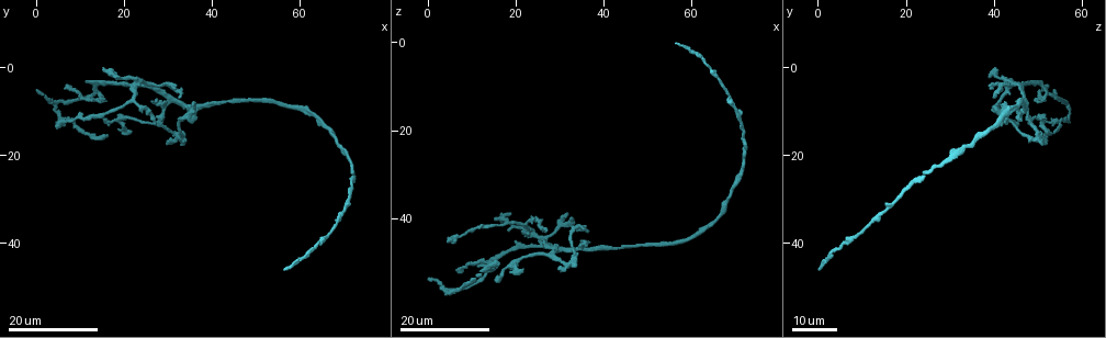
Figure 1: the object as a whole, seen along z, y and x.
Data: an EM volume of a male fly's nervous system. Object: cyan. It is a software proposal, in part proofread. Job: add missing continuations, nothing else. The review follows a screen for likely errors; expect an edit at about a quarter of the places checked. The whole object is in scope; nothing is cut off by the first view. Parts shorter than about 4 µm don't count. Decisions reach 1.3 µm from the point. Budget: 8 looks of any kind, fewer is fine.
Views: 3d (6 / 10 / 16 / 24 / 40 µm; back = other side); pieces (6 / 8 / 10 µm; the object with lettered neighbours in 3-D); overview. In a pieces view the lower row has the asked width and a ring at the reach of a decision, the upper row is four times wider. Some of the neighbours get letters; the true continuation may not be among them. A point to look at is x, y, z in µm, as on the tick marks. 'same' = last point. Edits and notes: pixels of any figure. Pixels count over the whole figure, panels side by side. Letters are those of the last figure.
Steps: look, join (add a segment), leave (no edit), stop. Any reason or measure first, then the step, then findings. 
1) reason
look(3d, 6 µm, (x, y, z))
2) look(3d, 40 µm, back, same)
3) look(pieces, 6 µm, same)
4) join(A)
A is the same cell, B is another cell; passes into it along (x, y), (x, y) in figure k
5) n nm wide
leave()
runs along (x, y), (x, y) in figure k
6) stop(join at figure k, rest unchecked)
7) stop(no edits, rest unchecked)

free end
look(3d, 24 µm, (15.0, 0.5, 40.0))

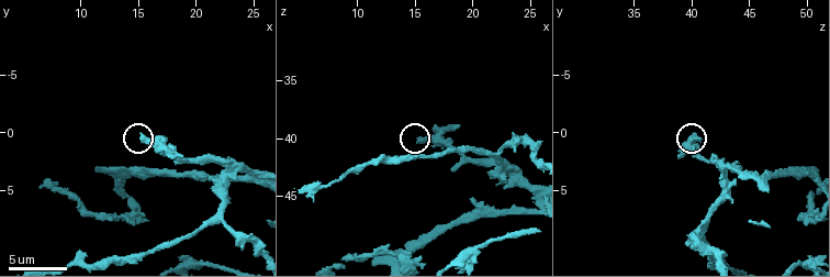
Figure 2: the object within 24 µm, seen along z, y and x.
see the neighbours
look(pieces, 10 µm, (15.2, 0.2, 40.4))

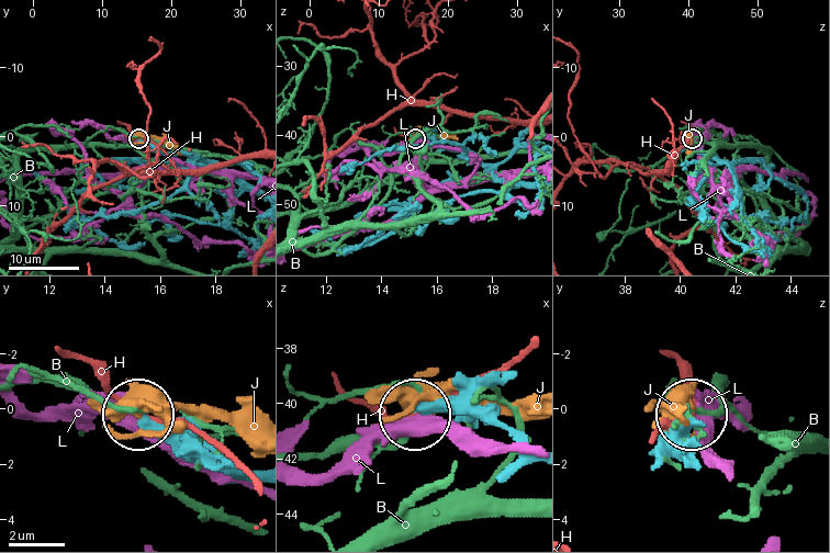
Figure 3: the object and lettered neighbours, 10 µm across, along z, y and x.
leave()
B, H, J and L are other cells; none of them fits

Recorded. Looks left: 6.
free end
look(3d, 24 µm, (27.0, 13.0, 42.5))

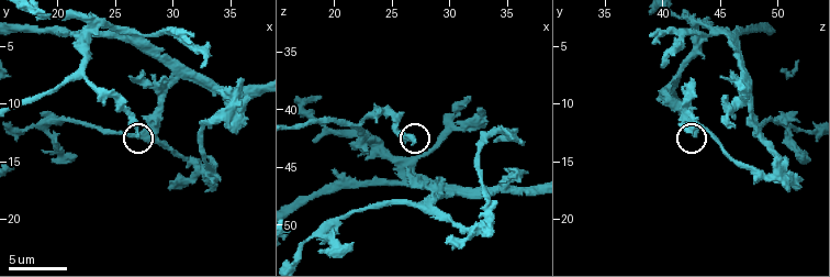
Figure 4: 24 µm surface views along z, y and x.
what lies round it
look(pieces, 10 µm, (27.2, 12.8, 42.6))

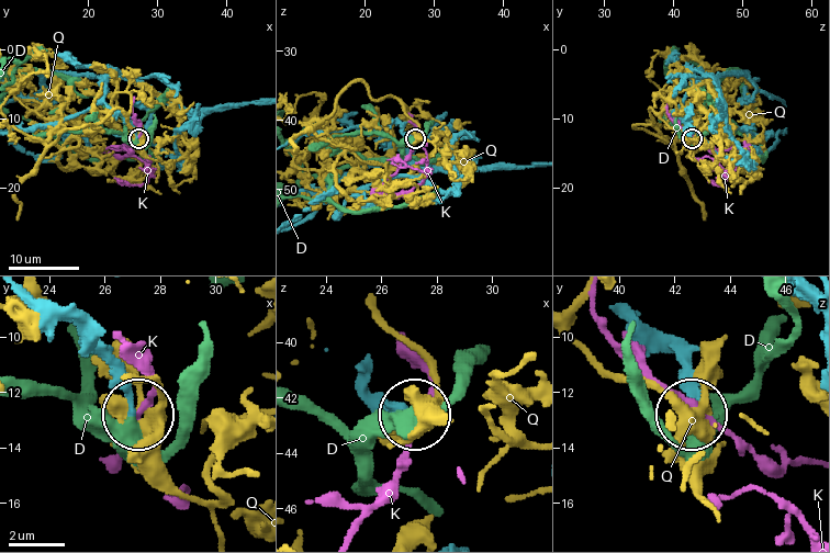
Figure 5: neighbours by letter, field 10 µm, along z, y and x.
leave()
D, K and Q are other cells; none of them fits

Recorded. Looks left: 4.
branch stops here
look(pieces, 8 µm, (18.4, 2.6, 42.6))

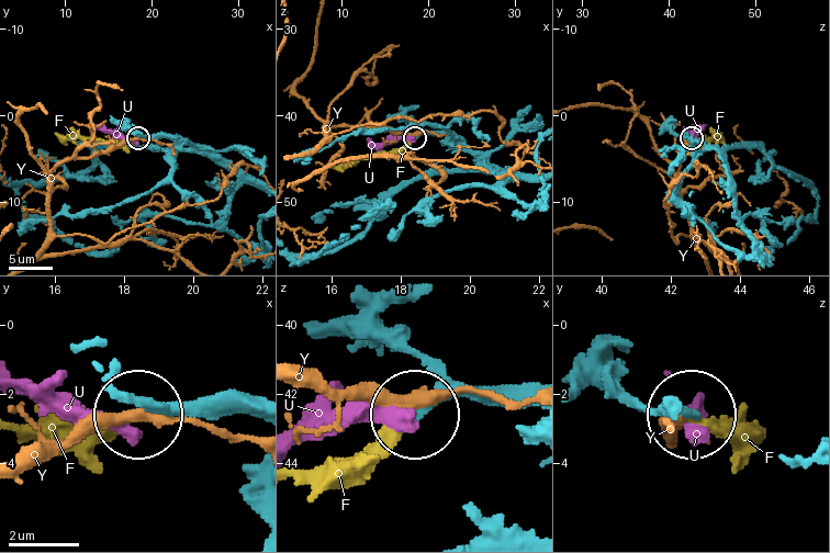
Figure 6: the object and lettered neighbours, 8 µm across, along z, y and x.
240 nm wide
join(F)
F is the same cell, U and Y are other cells; it goes on there

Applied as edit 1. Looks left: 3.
look(overview)

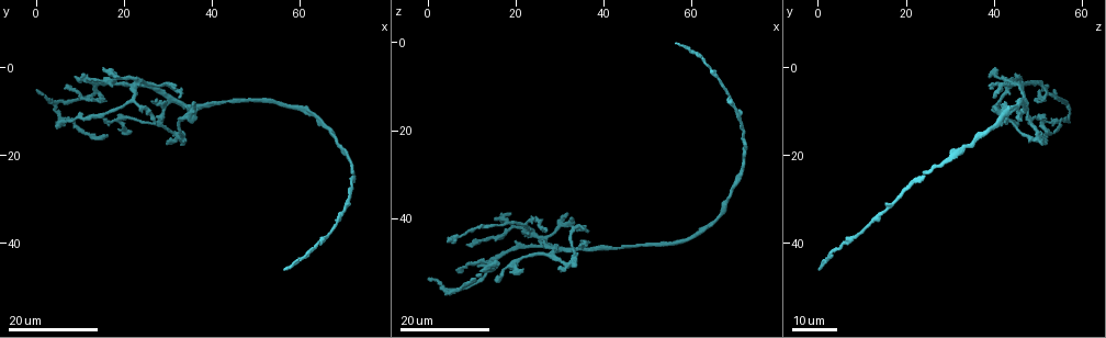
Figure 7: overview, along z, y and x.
branch stops here
look(3d, 24 µm, (11.0, 3.5, 51.0))

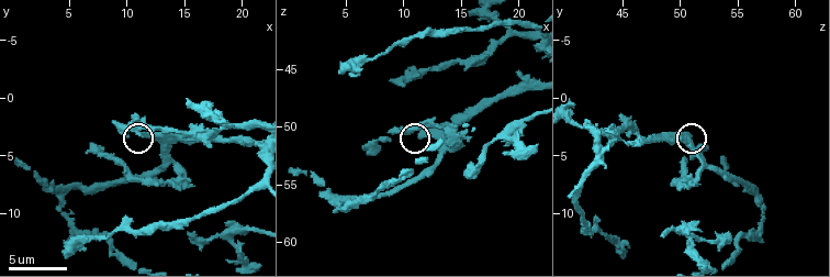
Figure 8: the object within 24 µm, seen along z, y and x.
look(pieces, 6 µm, same)

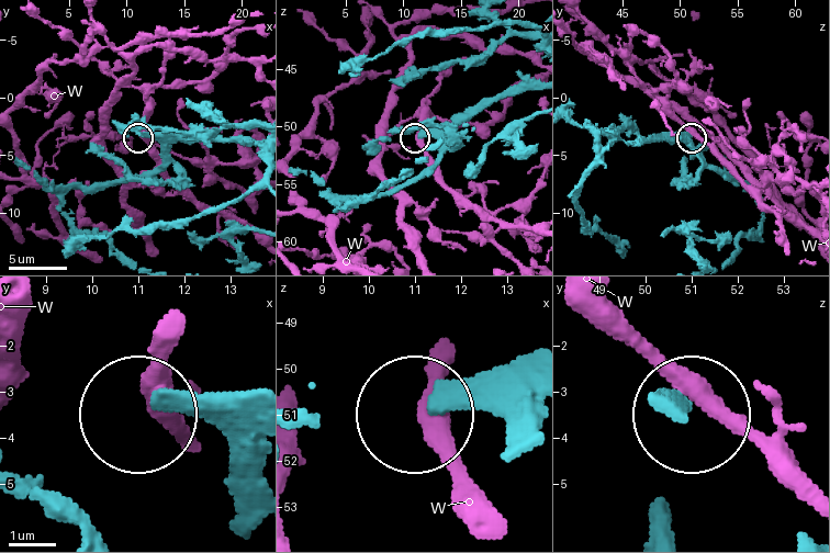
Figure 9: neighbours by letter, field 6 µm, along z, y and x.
leave()
W is another cell; runs along (256, 413), (154, 413) in figure 9; no lettered segment goes on from it

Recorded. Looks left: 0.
stop(join at figure 6, rest unchecked)

